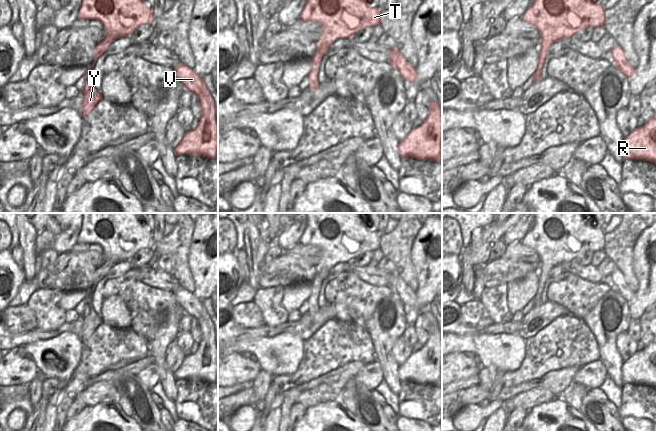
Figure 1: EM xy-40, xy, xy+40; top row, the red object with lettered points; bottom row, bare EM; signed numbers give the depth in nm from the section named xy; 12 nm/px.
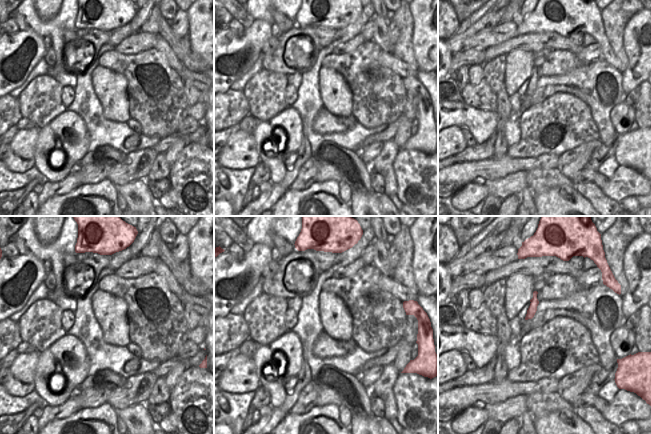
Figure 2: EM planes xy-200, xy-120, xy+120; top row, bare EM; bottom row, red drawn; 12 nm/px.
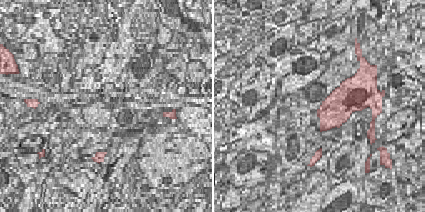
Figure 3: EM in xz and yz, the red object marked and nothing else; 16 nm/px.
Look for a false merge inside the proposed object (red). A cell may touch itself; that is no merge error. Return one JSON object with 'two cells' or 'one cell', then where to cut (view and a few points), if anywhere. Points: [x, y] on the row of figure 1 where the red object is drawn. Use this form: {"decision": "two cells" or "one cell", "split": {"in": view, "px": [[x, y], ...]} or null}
{"decision": "one cell", "split": null}

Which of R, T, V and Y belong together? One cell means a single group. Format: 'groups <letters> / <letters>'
groups R T V Y

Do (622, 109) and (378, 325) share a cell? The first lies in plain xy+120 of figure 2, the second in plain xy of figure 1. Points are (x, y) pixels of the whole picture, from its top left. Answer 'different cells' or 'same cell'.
different cells

